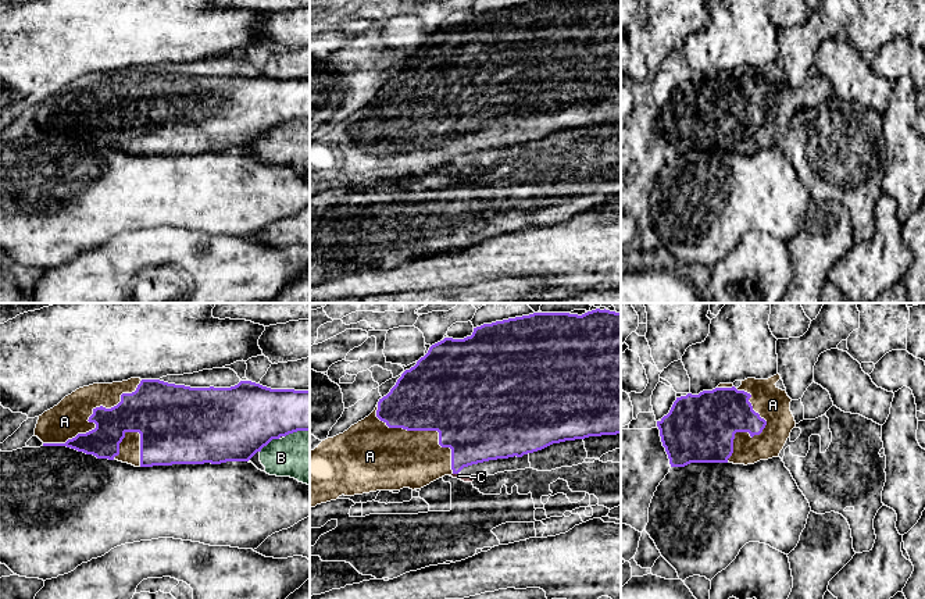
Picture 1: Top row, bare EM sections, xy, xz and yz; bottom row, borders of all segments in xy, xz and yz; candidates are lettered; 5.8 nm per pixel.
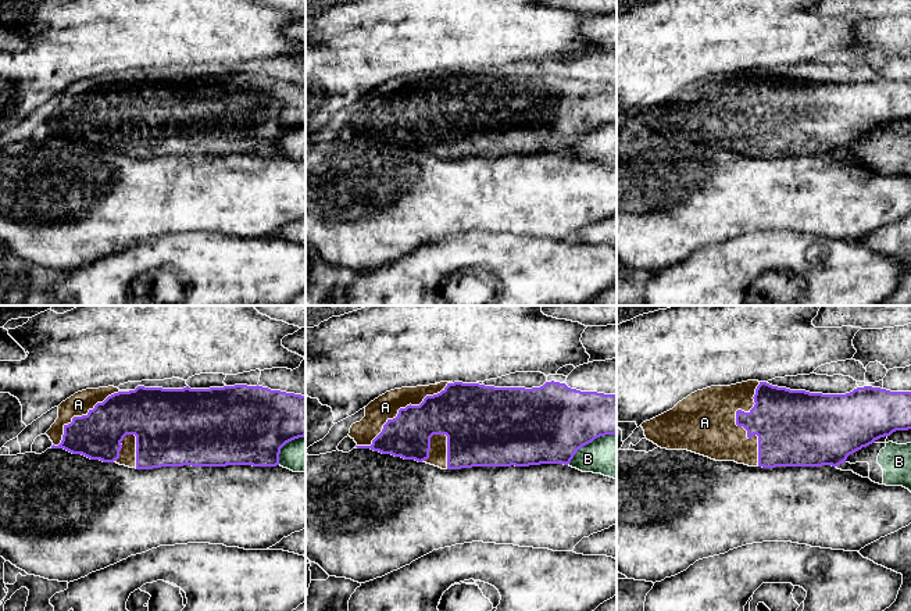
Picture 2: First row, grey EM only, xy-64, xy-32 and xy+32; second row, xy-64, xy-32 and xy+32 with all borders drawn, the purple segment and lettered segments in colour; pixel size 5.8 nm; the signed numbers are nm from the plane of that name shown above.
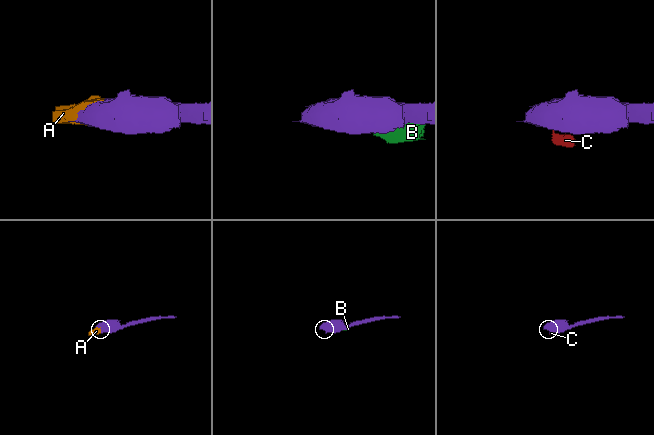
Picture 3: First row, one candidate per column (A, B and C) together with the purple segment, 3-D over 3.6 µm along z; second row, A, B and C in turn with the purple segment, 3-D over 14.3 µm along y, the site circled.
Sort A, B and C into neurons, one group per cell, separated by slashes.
A / B C

